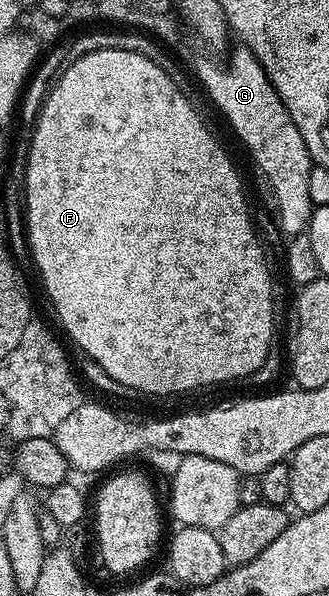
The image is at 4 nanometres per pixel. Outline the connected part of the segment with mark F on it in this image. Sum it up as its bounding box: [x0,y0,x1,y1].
[25,49,274,393]

